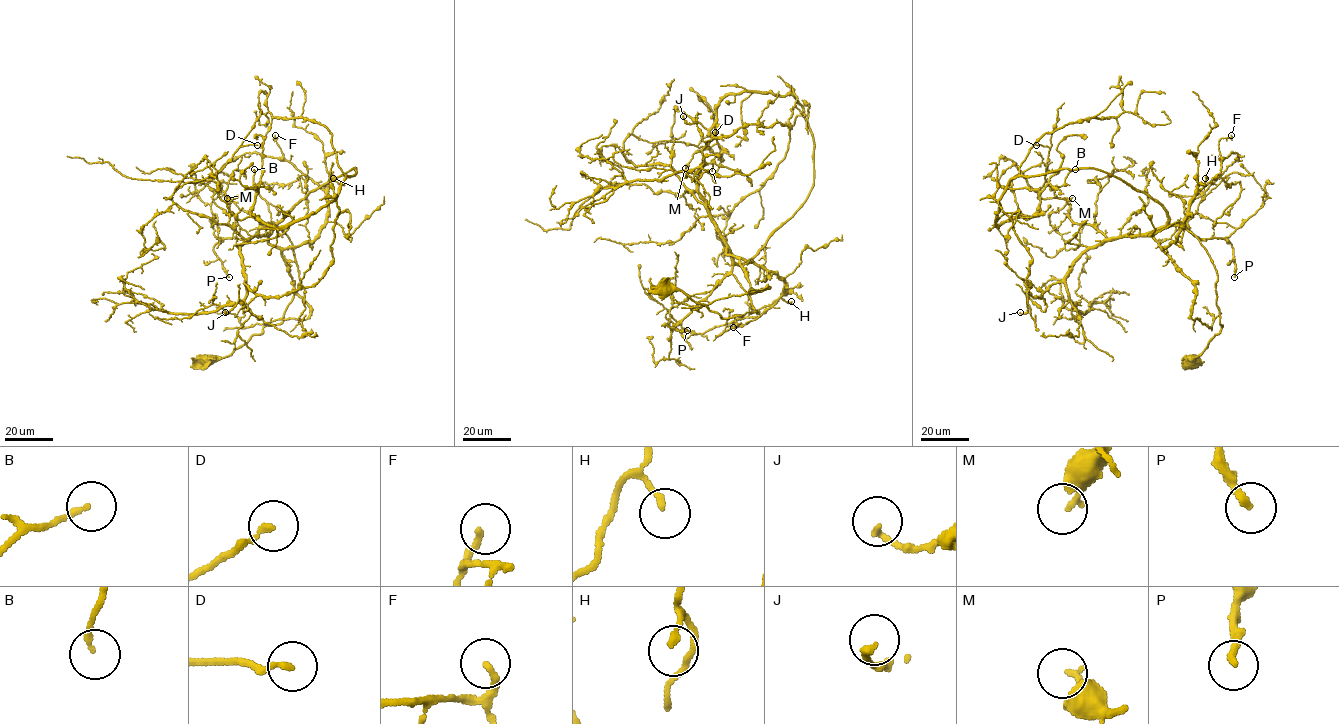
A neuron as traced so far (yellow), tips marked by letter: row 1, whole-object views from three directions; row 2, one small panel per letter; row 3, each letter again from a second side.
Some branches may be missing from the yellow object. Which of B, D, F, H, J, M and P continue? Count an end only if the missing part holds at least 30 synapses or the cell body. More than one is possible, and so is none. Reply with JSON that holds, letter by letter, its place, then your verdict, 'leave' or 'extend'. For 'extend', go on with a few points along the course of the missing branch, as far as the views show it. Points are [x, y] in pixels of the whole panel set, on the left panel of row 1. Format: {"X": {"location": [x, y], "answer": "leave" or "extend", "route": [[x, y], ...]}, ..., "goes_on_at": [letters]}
{"B": {"location": [254, 169], "answer": "leave"}, "D": {"location": [257, 145], "answer": "leave"}, "F": {"location": [275, 135], "answer": "leave"}, "H": {"location": [333, 178], "answer": "leave"}, "J": {"location": [225, 312], "answer": "leave"}, "M": {"location": [227, 198], "answer": "leave"}, "P": {"location": [229, 277], "answer": "extend", "route": [[229, 277], [229, 284], [206, 300], [181, 302], [167, 294], [162, 296]]}, "goes_on_at": ["P"]}

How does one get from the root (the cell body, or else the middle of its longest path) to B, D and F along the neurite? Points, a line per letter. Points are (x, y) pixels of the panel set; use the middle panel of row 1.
B: (664, 289), (723, 318), (759, 312), (732, 267), (811, 188), (804, 108), (728, 94), (712, 171)
D: (664, 289), (723, 318), (759, 312), (709, 211), (669, 166), (623, 153), (630, 134), (697, 145), (715, 132)
F: (664, 289), (729, 318), (759, 312), (726, 250), (783, 279), (774, 303), (758, 316), (734, 315), (733, 327)

